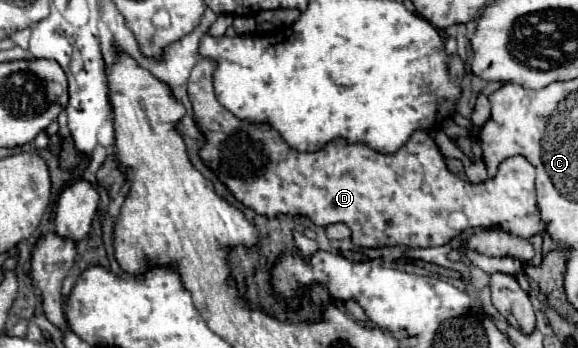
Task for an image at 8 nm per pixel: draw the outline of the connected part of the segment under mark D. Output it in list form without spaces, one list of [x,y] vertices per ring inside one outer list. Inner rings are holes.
[[[202,59],[202,67],[194,67],[188,79],[188,97],[194,109],[194,121],[202,135],[206,137],[200,159],[208,169],[216,171],[218,179],[230,189],[230,193],[250,207],[252,211],[276,217],[276,215],[306,215],[316,225],[332,225],[346,223],[352,231],[352,241],[362,247],[382,247],[382,245],[404,245],[404,247],[440,247],[450,243],[452,229],[448,227],[448,215],[454,211],[462,211],[468,217],[470,227],[496,227],[510,231],[518,237],[534,237],[546,231],[546,223],[540,217],[536,205],[536,189],[534,189],[534,167],[524,157],[510,157],[499,166],[496,177],[484,183],[468,183],[458,179],[448,171],[442,153],[438,151],[434,139],[426,131],[414,131],[404,147],[396,153],[380,153],[368,147],[366,143],[346,143],[344,139],[330,141],[324,149],[314,153],[302,153],[290,147],[282,135],[270,127],[268,123],[252,123],[246,119],[238,119],[228,109],[224,109],[214,97],[214,83],[210,65],[212,59]]]

